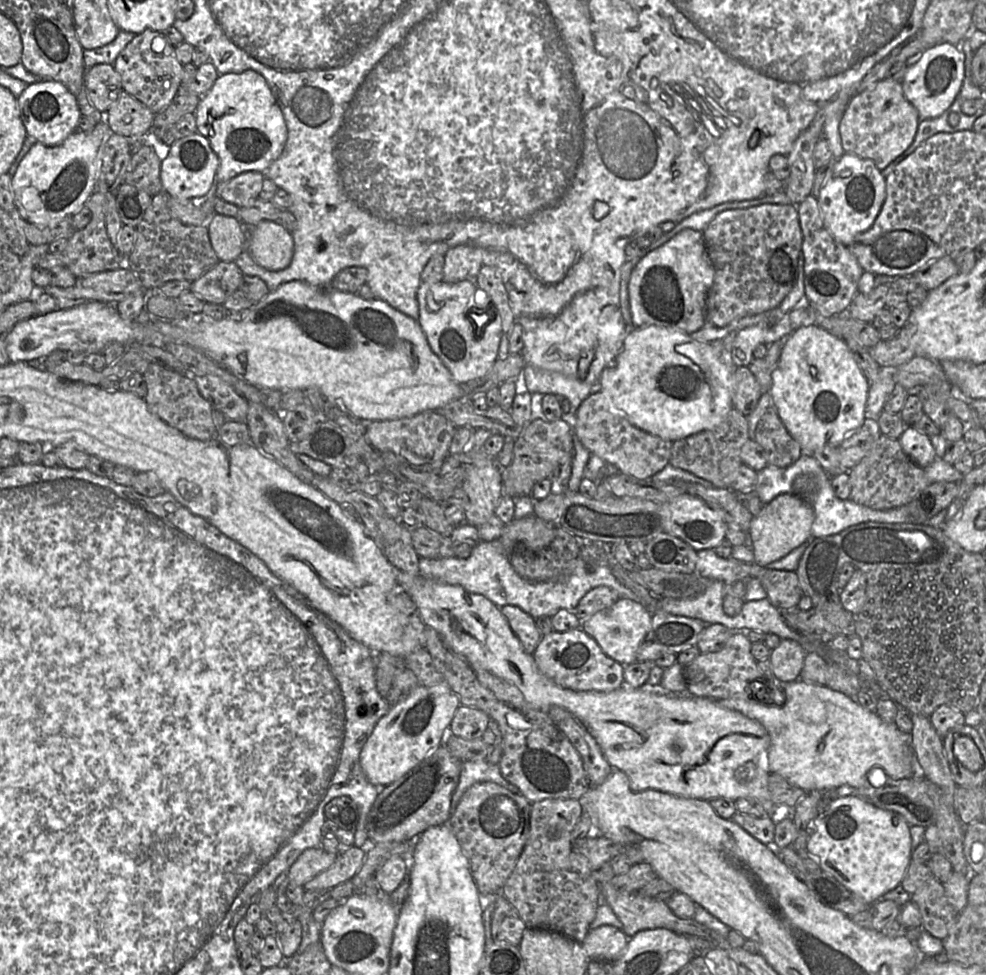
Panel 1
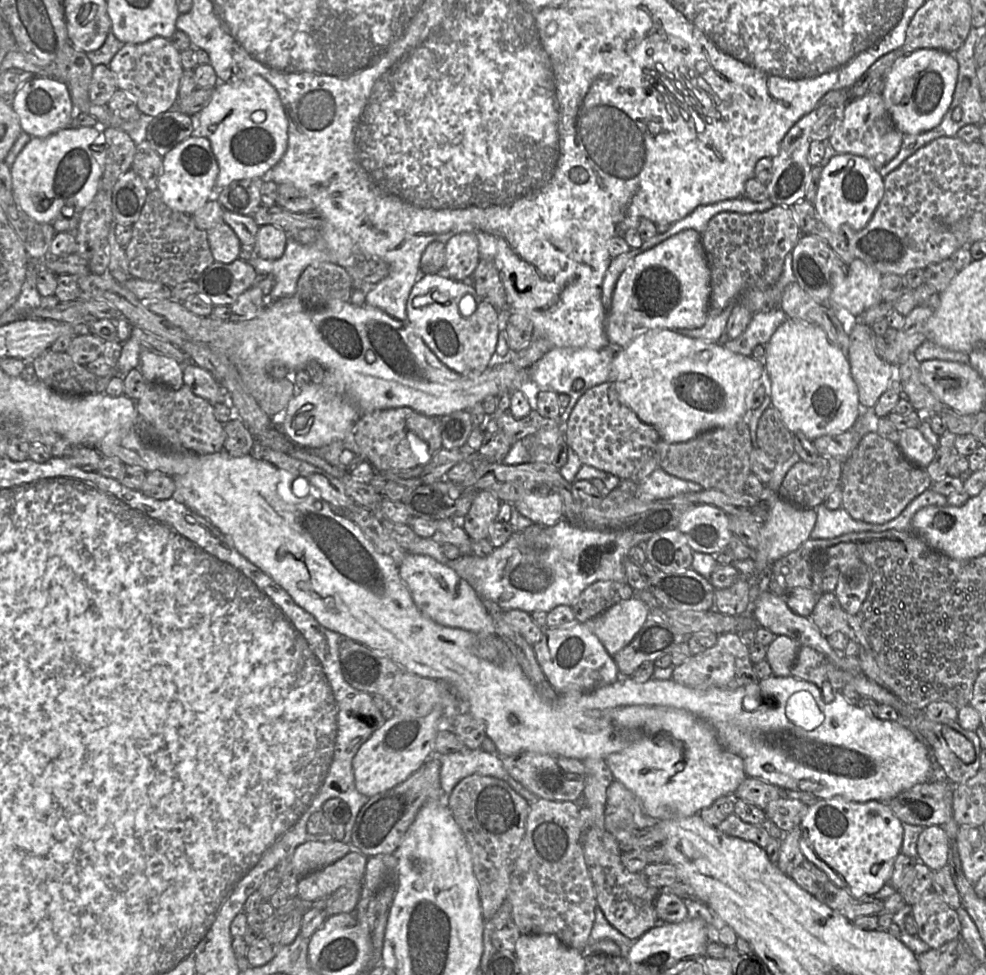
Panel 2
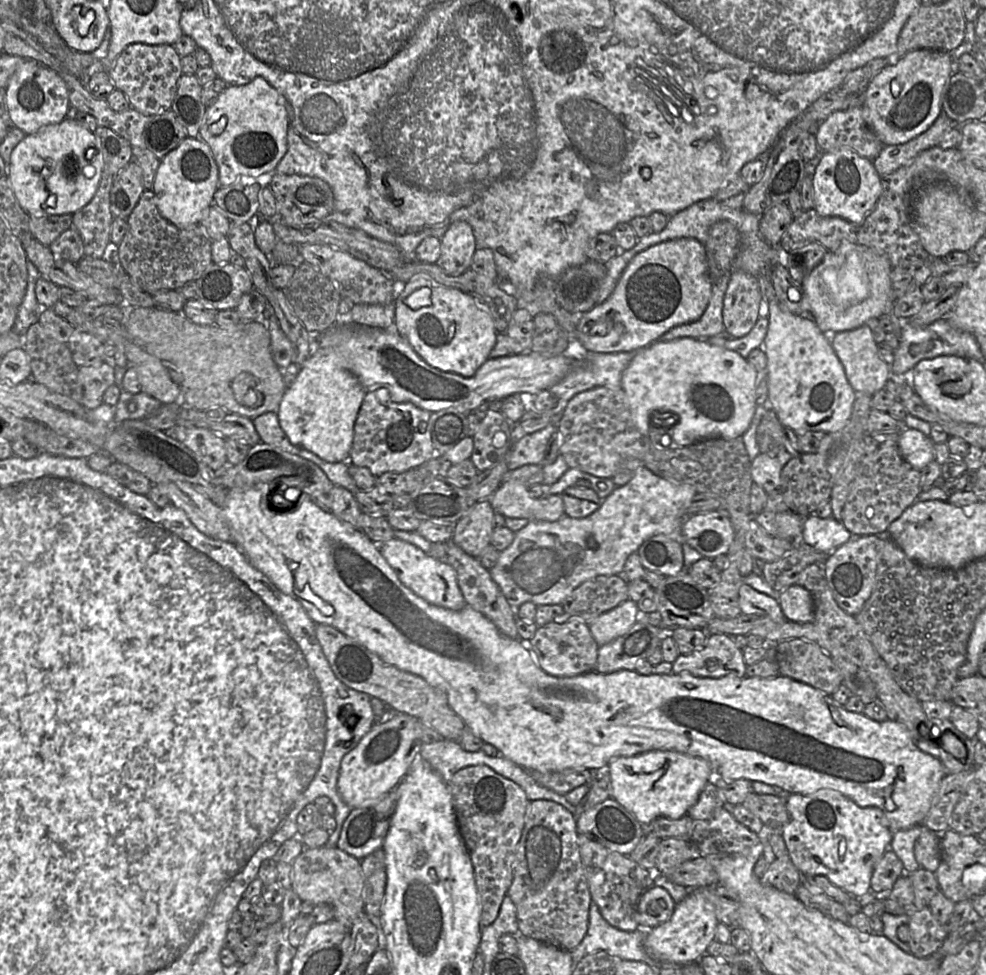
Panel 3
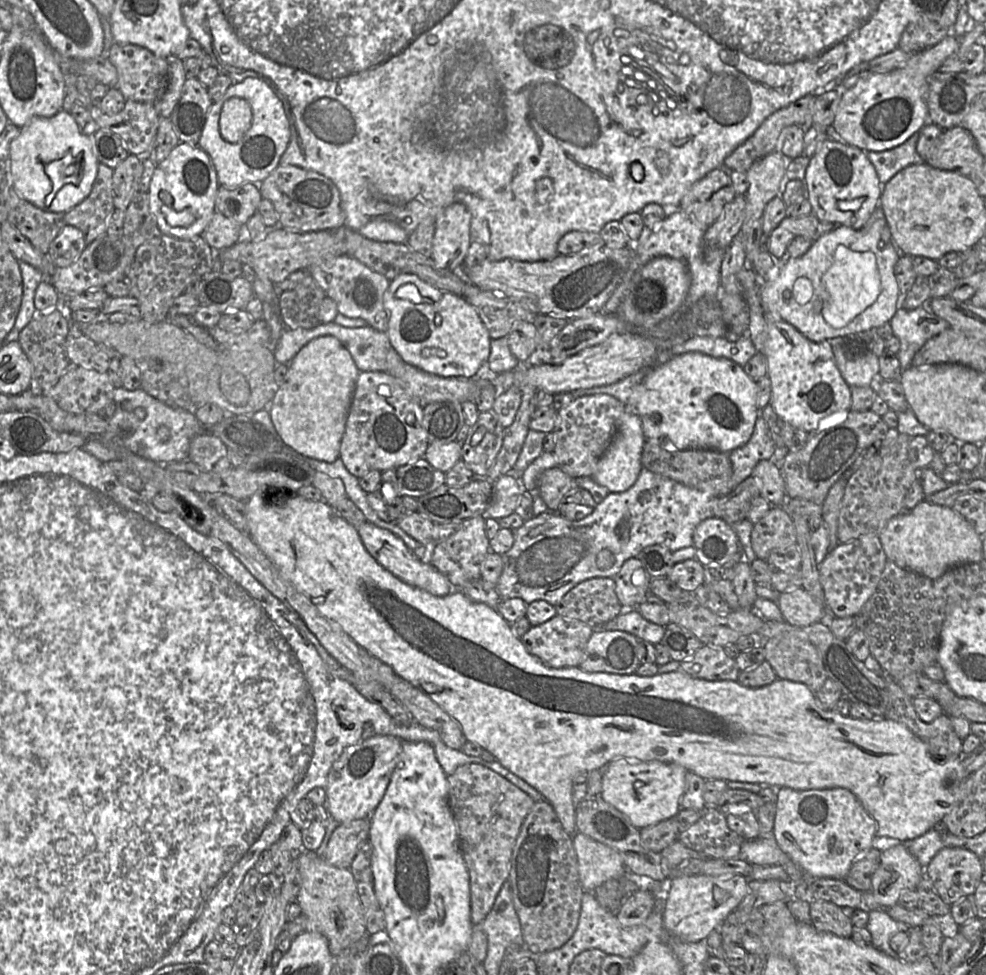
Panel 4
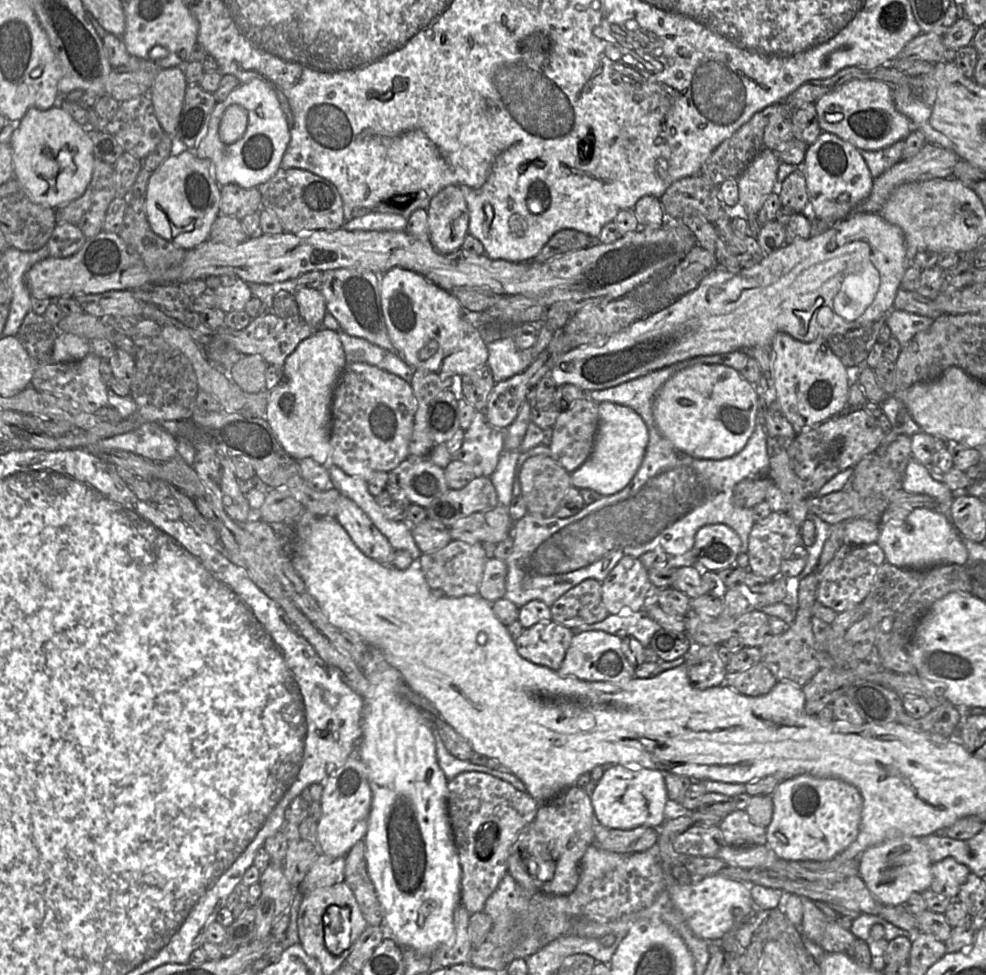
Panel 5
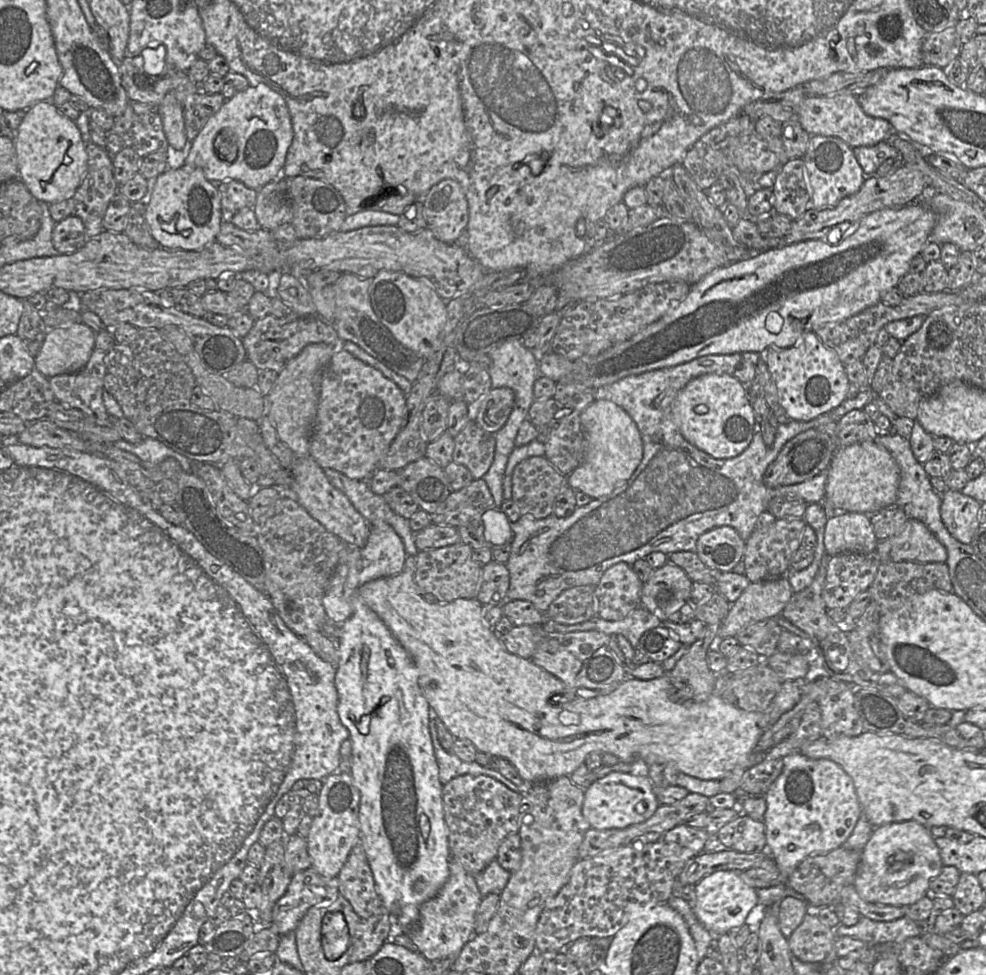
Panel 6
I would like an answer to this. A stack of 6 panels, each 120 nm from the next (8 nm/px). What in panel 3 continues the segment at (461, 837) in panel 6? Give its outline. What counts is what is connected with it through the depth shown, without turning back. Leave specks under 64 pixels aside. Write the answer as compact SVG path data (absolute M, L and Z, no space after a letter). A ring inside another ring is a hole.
M486 765L460 769L448 786L459 831L474 869L481 905L480 925L486 927L497 918L512 883L517 845L530 801L520 786Z

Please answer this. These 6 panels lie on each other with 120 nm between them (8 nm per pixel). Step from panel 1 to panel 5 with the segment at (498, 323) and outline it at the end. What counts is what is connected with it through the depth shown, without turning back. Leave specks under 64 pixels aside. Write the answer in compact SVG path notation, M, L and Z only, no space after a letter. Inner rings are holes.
M393 267L380 276L381 310L395 352L413 369L441 375L464 375L487 364L489 352L477 328L465 319L465 311L451 292L411 270Z

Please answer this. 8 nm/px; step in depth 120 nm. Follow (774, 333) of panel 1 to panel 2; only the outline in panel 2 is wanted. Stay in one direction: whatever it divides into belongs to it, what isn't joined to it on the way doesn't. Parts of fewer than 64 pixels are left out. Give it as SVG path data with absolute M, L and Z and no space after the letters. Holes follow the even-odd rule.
M780 309L756 313L746 330L738 338L728 340L722 347L743 356L751 356L754 347L767 344L787 318Z

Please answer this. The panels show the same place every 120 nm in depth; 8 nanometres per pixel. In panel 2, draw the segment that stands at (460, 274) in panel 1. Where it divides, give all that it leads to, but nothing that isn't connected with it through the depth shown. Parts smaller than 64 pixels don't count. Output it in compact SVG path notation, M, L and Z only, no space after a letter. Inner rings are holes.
M459 233L445 243L445 270L450 278L457 281L472 278L479 261L479 245L475 235Z

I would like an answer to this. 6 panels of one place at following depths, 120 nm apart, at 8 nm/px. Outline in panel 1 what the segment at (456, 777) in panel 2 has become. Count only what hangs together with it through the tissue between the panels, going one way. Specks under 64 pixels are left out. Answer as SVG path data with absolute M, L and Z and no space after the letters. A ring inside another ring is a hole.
M487 760L462 761L459 782L452 795L451 812L458 805L464 792L479 782L494 782L514 794L520 794L520 789L502 776L499 764L492 764Z

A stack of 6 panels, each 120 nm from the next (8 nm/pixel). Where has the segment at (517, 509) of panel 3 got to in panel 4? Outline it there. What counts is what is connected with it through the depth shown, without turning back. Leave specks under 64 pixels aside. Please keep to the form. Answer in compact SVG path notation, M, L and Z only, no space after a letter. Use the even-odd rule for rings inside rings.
M509 474L500 476L493 483L493 495L484 517L500 519L509 516L518 508L525 491L521 478L515 479Z

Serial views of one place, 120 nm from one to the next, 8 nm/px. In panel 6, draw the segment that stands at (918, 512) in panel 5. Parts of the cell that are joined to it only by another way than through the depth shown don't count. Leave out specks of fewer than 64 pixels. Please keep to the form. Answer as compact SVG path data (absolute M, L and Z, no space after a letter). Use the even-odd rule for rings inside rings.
M907 519L900 533L890 539L892 562L945 563L947 560L945 546L917 519Z

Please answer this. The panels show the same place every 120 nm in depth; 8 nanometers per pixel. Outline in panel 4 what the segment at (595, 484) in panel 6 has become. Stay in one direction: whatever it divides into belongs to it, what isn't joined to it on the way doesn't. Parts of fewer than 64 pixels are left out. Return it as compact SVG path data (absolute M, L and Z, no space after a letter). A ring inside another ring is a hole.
M631 410L620 418L618 432L601 457L593 479L610 492L624 492L636 482L642 469L644 434L640 417Z

